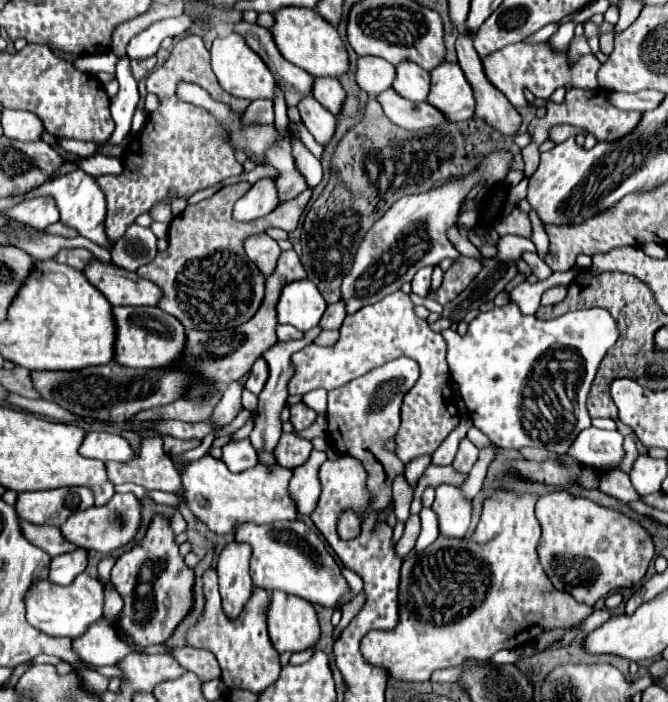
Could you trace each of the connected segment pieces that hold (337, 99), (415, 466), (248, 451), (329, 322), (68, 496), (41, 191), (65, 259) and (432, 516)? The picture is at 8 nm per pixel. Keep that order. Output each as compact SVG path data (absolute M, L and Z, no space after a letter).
M315 78L315 86L313 86L313 96L319 104L323 104L333 116L341 114L343 110L343 102L347 98L343 86L339 84L339 80L335 78Z
M423 454L423 456L417 456L417 458L409 460L405 464L405 478L407 478L407 482L413 486L421 478L421 472L425 472L425 468L429 464L431 464L431 454Z
M249 438L245 440L231 440L229 444L225 444L223 448L223 462L231 472L243 472L251 466L257 464L257 454L249 442Z
M339 300L339 302L335 302L335 304L329 304L329 306L327 306L327 310L325 310L325 314L323 314L323 318L321 318L319 326L321 326L323 330L341 328L341 324L343 324L343 318L345 318L345 316L347 316L347 314L345 314L345 304L341 304L341 300Z
M57 488L19 494L15 510L25 522L59 528L73 512L89 506L93 506L93 492L89 488Z
M73 170L61 178L53 178L45 184L41 184L41 188L35 188L35 198L37 196L53 196L59 212L61 212L61 222L67 224L69 228L75 228L81 236L93 240L95 244L111 250L113 242L109 240L107 232L105 232L105 218L107 218L107 202L105 202L105 194L103 190L95 184L95 178L85 174L83 170Z
M63 248L59 250L53 258L61 264L67 264L67 266L73 266L77 270L83 270L85 264L89 262L89 256L91 252L89 250L75 250L75 248Z
M423 508L421 510L421 534L419 540L415 544L415 550L421 552L425 550L429 544L433 544L433 540L439 536L439 528L437 528L437 514L431 508Z

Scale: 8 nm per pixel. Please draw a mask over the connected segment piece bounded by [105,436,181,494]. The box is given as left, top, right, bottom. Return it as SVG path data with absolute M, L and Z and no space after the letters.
M147 436L141 440L141 454L129 464L107 461L109 480L114 485L133 482L147 490L161 490L177 494L181 490L181 476L169 454L163 452L159 436Z

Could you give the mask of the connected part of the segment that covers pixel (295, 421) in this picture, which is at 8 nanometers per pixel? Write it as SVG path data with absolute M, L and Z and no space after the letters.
M297 402L291 406L291 424L295 430L305 430L307 426L313 424L317 412L309 408L305 402Z

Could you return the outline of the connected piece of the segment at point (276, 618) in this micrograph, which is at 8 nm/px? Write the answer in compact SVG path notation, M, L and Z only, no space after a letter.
M279 590L271 592L267 624L269 638L279 654L315 648L321 636L313 604Z

